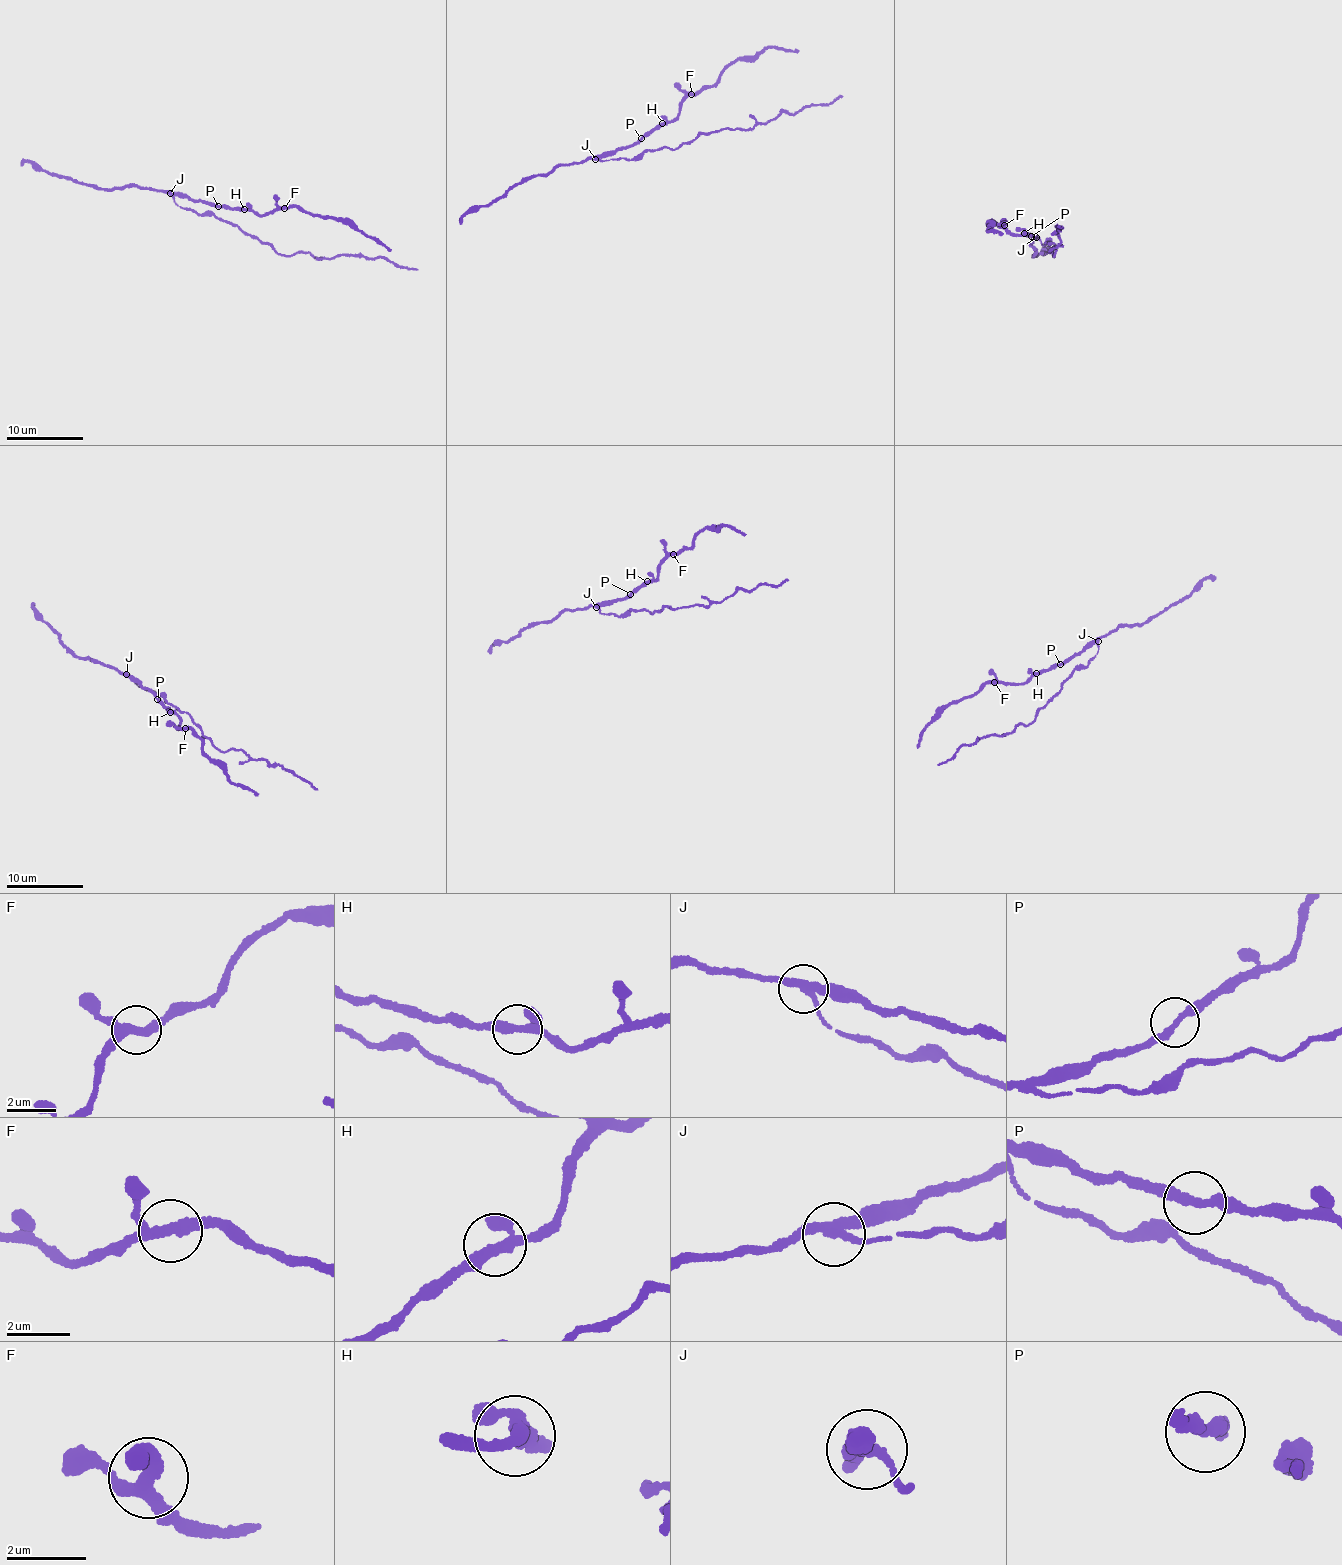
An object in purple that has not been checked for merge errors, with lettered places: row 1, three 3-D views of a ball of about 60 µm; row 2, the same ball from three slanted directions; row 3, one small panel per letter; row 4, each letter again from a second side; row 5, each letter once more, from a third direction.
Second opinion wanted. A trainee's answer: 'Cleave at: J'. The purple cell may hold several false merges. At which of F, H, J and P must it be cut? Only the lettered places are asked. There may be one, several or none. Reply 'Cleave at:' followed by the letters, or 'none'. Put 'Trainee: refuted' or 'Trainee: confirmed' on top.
Trainee: confirmed
Cleave at: J

